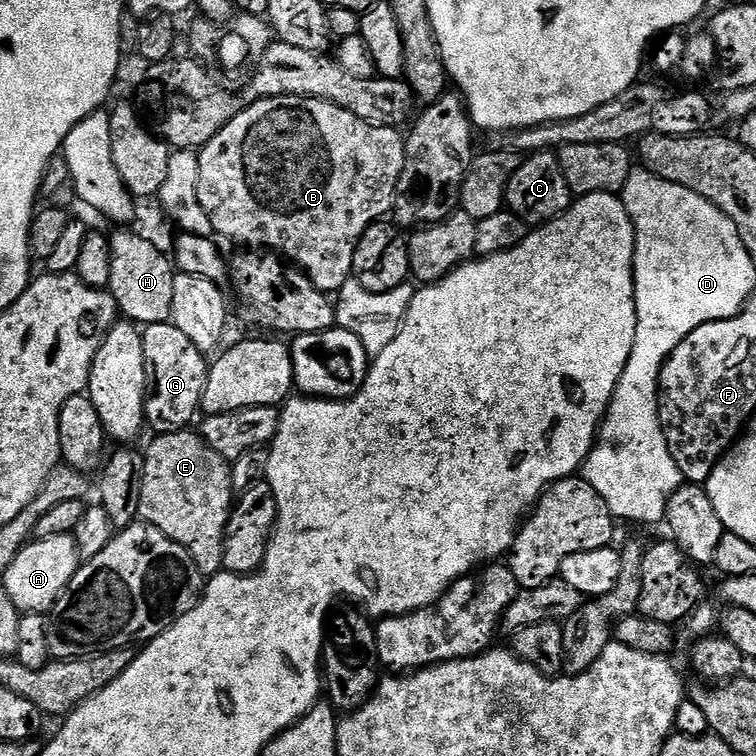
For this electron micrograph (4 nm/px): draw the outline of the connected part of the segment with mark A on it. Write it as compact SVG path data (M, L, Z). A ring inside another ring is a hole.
M75 535L55 536L45 540L33 539L20 549L14 562L10 562L2 578L2 587L21 614L47 614L56 604L56 599L66 590L70 578L74 578L81 563Z

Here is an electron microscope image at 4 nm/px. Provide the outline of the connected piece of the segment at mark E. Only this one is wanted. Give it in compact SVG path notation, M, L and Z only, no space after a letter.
M192 430L165 432L155 437L149 448L143 449L144 473L142 474L142 496L139 519L166 534L198 566L201 576L211 578L220 575L224 567L224 535L232 513L234 493L232 491L232 466L204 441L203 436Z

